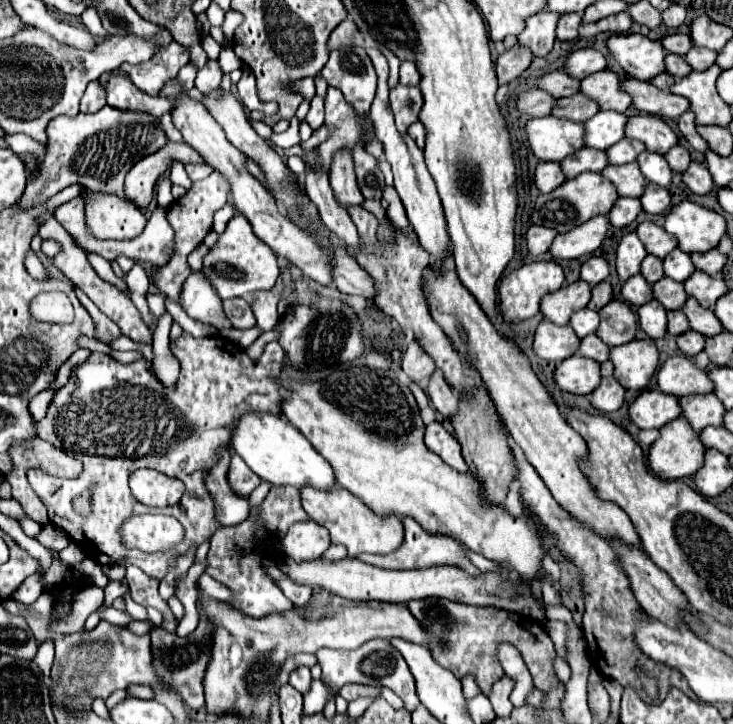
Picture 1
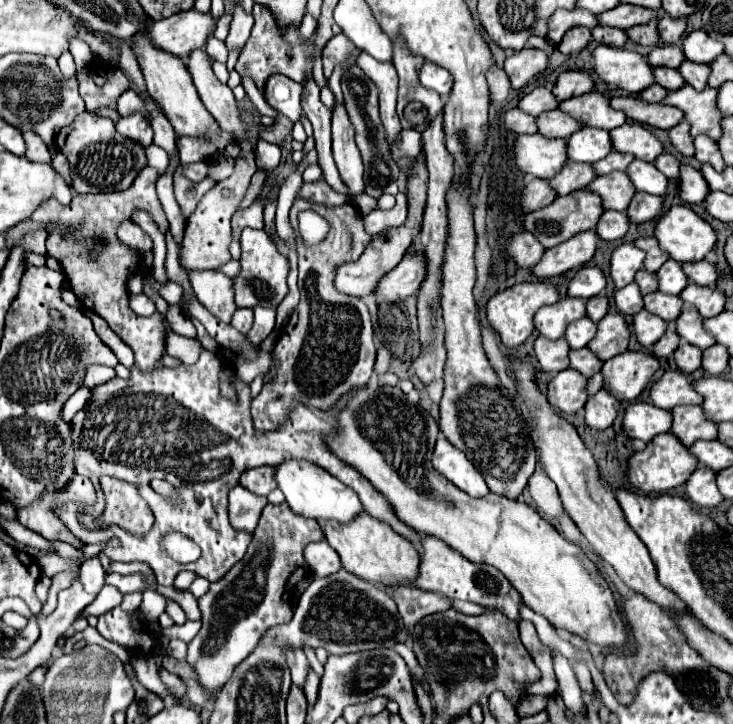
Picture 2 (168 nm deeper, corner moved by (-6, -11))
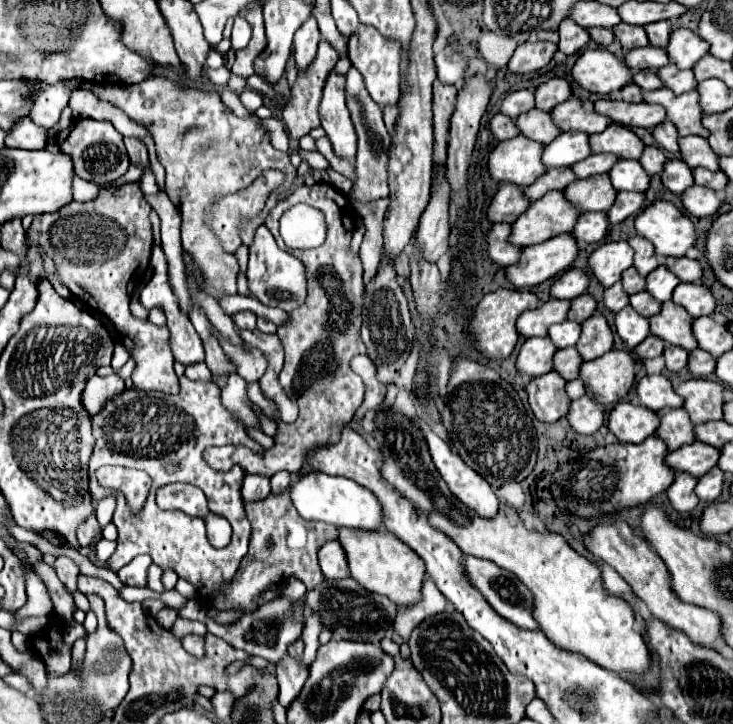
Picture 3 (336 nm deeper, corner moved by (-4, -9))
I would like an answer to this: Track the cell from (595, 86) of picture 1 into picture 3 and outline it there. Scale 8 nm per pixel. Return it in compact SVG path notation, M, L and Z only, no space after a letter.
M572 96L570 100L558 104L552 112L552 120L560 126L560 130L584 130L588 134L602 132L610 126L610 118L598 114L596 110L586 110L582 100Z

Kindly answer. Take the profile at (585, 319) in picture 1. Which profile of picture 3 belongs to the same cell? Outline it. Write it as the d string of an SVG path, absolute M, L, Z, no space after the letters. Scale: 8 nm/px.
M566 320L566 322L550 326L548 336L550 336L550 340L554 342L556 348L568 348L568 346L576 346L580 332L582 332L582 326L578 322Z

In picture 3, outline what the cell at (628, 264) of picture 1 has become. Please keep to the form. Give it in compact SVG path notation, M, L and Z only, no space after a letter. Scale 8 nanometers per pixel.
M624 240L608 242L598 250L594 250L592 256L588 258L590 270L606 288L616 284L622 278L622 272L632 266L632 262L634 262L634 250Z

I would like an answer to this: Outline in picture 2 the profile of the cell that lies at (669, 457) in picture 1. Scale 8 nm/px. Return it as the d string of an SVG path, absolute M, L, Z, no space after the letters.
M670 432L666 434L658 434L652 442L646 444L644 450L634 452L628 460L628 480L634 488L646 492L646 494L662 494L668 492L680 484L684 484L684 480L688 480L690 472L694 472L698 466L696 458L688 452L688 448L684 448L680 444L680 440L676 440L676 436L672 436Z

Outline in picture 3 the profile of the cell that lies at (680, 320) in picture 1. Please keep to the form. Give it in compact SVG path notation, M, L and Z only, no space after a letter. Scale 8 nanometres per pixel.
M648 336L644 342L640 342L636 348L636 354L646 360L646 358L656 358L656 356L662 356L662 350L664 350L664 342L660 338L654 338L654 336Z

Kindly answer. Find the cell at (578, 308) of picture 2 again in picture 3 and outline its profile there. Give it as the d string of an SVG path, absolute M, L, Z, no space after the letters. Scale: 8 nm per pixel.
M548 300L542 306L534 308L534 310L526 310L520 318L518 318L518 332L526 338L534 338L534 336L546 336L546 330L552 324L564 322L568 318L568 310L570 310L570 300Z

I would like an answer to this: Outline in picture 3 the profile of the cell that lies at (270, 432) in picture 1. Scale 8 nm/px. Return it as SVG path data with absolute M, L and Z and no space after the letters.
M300 472L292 476L290 484L290 500L298 514L304 520L320 520L334 526L346 528L362 528L362 530L378 530L382 528L382 508L376 496L358 486L354 480L346 480L342 476L330 476L322 472Z

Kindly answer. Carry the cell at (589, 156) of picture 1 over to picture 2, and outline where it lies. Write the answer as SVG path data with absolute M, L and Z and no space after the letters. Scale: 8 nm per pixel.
M568 162L568 164L562 166L558 176L554 176L550 180L550 186L556 192L556 196L566 196L568 192L582 190L594 178L596 178L596 174L592 172L590 164L572 164L572 162Z

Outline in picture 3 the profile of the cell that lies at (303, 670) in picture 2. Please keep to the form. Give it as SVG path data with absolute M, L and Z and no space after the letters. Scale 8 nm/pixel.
M278 596L270 602L266 602L264 606L260 606L256 612L242 616L238 622L230 624L230 626L216 624L210 618L206 618L206 626L208 626L210 634L226 640L230 646L240 648L250 656L260 656L260 658L268 660L270 664L278 664L288 654L288 646L294 644L302 634L302 618L300 618L302 608L304 608L304 598L298 604L290 604L286 598Z

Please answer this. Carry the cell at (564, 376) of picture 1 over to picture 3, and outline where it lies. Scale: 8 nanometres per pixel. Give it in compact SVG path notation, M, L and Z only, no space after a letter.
M554 372L534 378L526 386L526 392L534 416L542 422L556 422L570 410L572 400L566 394L566 380L558 378Z

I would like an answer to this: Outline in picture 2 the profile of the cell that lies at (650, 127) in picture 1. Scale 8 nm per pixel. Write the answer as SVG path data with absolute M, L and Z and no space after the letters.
M626 122L614 130L610 130L612 138L612 148L616 152L628 152L634 158L654 162L654 158L664 152L660 140L650 134L642 124L636 122Z

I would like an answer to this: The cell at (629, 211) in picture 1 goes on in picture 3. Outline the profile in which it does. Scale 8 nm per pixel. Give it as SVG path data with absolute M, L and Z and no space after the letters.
M594 212L594 214L582 214L578 224L574 226L574 236L578 242L594 244L600 242L608 232L610 220L606 218L606 212Z

